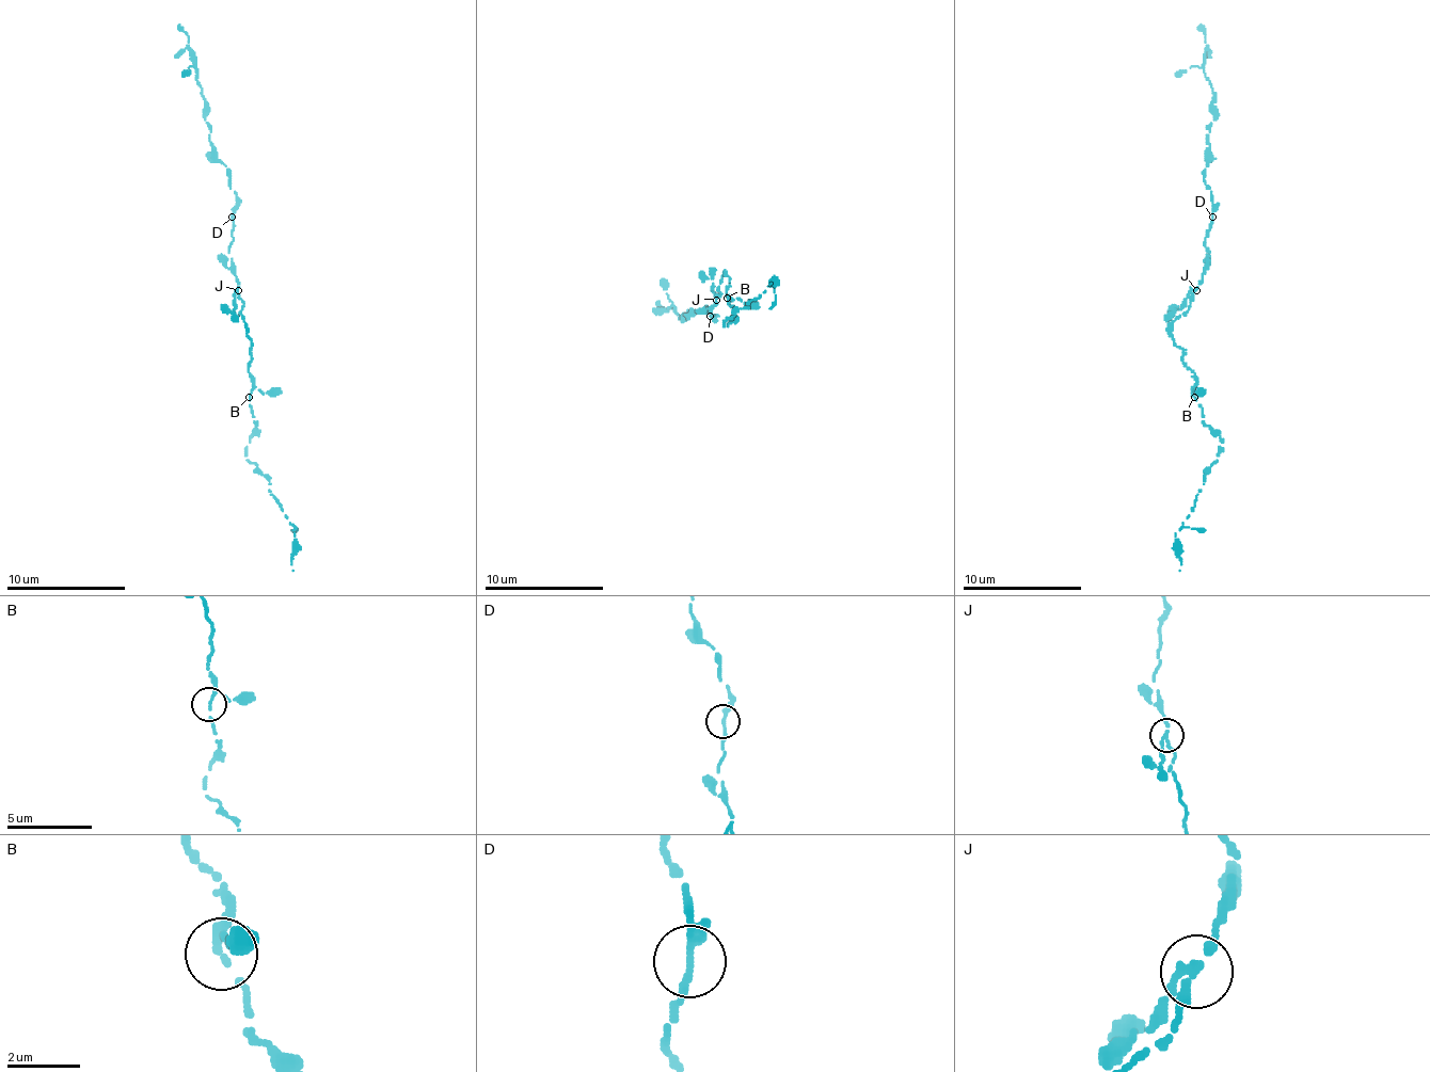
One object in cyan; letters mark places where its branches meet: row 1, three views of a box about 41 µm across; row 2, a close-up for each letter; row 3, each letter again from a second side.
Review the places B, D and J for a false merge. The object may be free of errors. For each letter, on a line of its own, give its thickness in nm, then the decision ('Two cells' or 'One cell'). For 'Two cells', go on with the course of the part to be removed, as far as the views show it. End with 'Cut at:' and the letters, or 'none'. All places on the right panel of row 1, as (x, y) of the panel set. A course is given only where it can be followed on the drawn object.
B: Thickness 150 nm. One cell
D: Thickness 190 nm. One cell
J: Thickness 220 nm. One cell
Cut at: none

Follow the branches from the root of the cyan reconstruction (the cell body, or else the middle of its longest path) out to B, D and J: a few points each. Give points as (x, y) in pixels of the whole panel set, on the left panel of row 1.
B: (242, 309), (240, 313), (245, 322), (245, 337), (252, 342), (249, 364), (252, 394), (249, 397)
D: (242, 309), (234, 265), (225, 256), (234, 238), (231, 218)
J: (242, 309), (237, 289)

